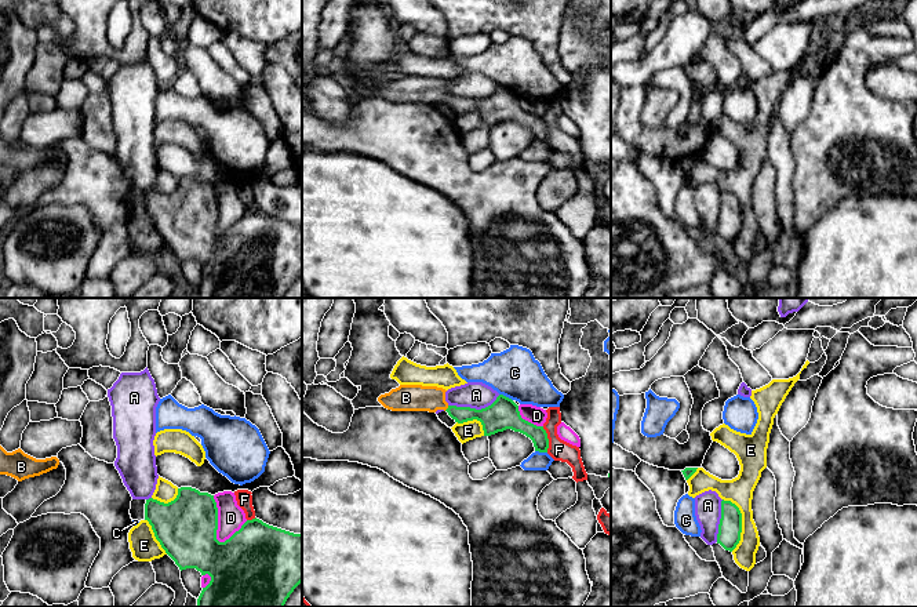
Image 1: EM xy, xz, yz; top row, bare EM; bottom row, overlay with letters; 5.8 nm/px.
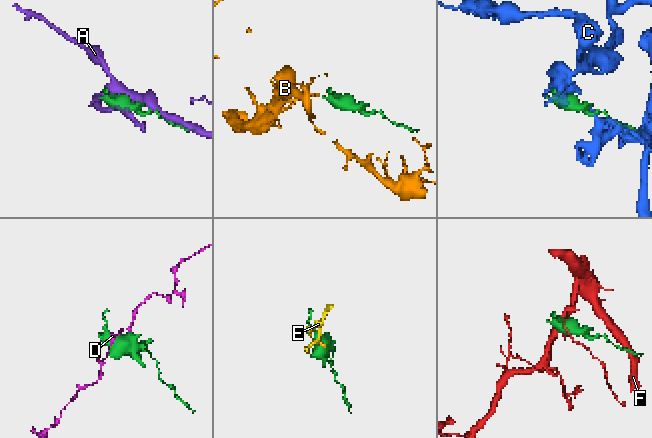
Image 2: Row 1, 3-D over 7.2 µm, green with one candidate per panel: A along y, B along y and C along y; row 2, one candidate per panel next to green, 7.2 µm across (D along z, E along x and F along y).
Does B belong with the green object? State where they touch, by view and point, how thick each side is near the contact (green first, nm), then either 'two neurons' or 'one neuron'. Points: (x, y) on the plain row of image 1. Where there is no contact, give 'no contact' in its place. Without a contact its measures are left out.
xz (447, 100) | 120/160 nm | one neuron

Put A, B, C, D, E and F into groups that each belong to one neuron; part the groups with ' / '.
A / B / C / D / E / F

